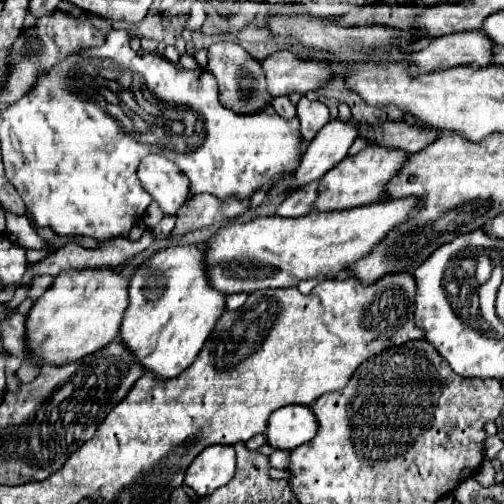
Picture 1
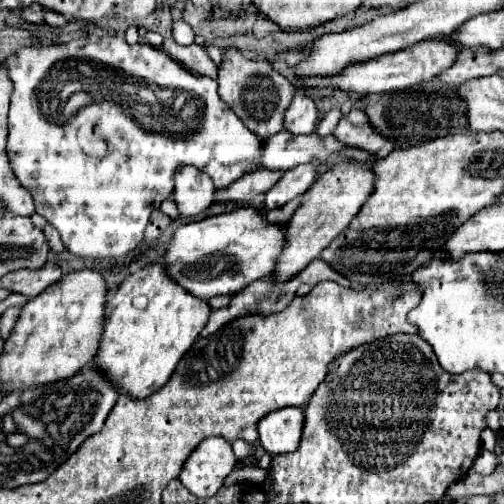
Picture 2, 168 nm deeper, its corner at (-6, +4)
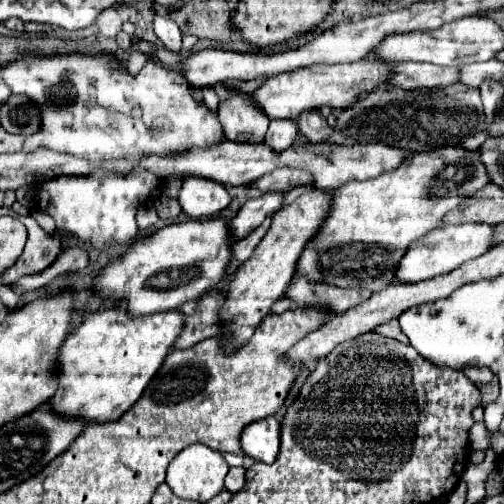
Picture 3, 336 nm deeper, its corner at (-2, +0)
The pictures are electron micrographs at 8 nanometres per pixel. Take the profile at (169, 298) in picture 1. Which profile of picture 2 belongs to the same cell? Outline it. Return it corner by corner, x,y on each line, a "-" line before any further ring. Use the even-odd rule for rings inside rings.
146,263
108,297
104,339
100,341
96,363
114,379
120,391
138,399
148,397
170,379
180,359
206,327
210,313
208,301
180,287
164,263

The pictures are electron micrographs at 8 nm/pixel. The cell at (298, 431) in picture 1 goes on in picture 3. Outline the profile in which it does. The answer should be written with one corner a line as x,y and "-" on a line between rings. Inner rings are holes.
274,417
250,423
240,435
240,445
244,455
262,463
274,463
280,449
280,423

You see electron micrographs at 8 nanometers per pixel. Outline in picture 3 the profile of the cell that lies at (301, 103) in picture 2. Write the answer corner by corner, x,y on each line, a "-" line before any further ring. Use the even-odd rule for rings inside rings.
274,119
274,121
270,121
270,127
268,127
264,143
274,153
282,153
288,147
292,147
294,139
296,139
296,123
288,121
288,119

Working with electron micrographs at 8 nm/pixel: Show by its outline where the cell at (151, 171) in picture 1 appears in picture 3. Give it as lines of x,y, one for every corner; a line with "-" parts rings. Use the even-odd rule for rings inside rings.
188,177
178,193
178,203
182,211
194,219
218,215
222,209
230,205
230,195
224,185
202,179
202,177

